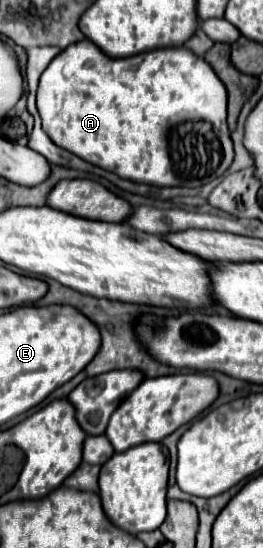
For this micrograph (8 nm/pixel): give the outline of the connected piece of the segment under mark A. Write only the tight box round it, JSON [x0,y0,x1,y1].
[38,40,234,188]

